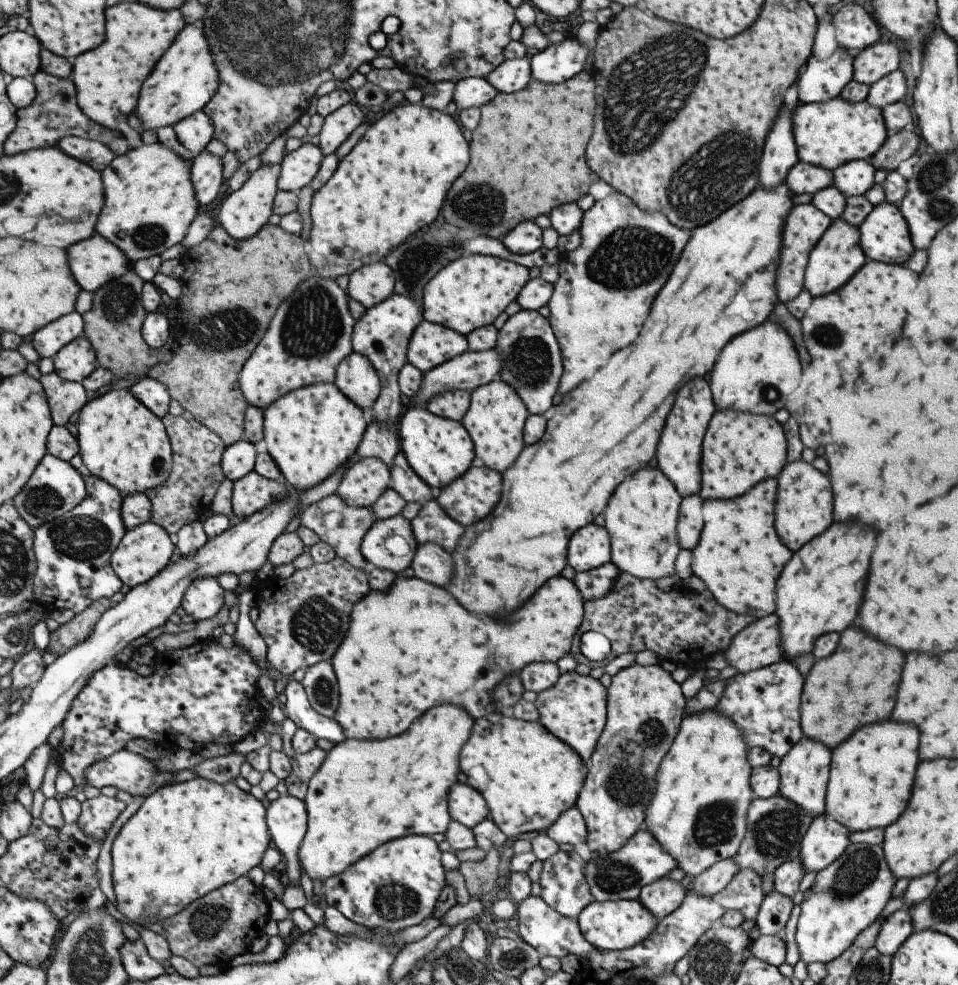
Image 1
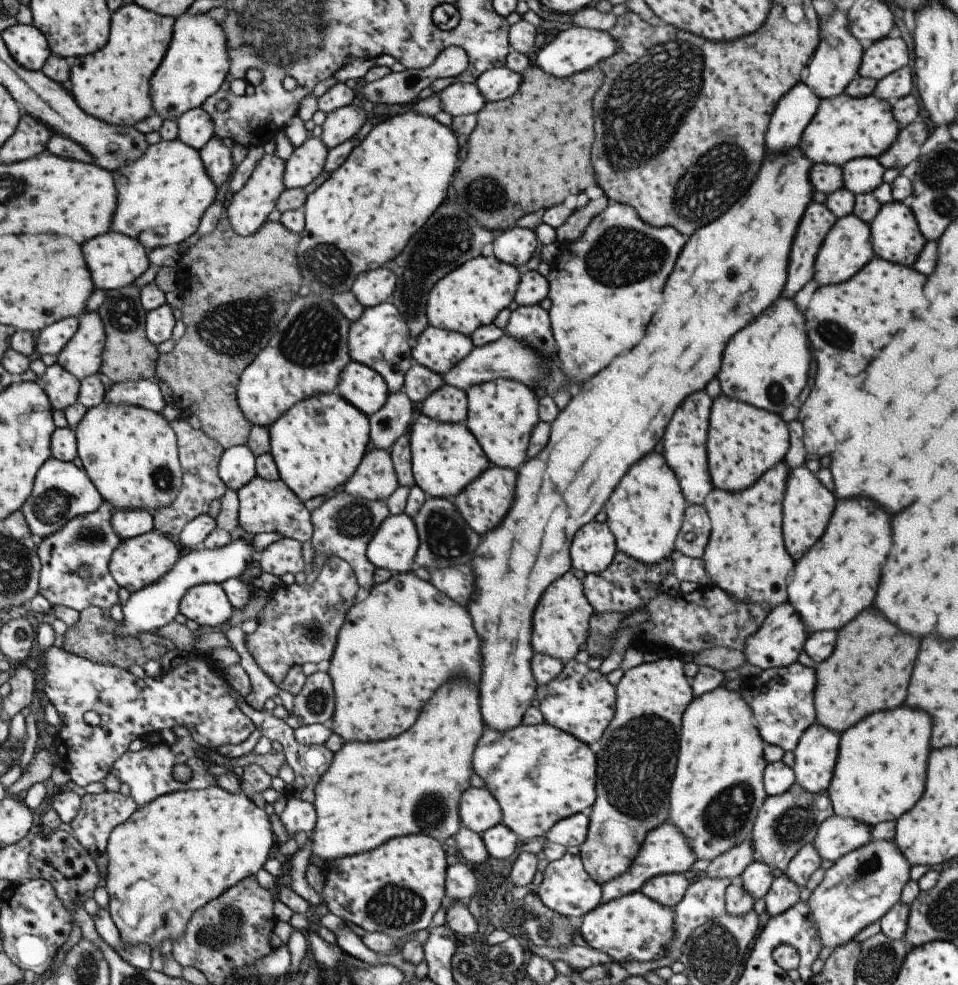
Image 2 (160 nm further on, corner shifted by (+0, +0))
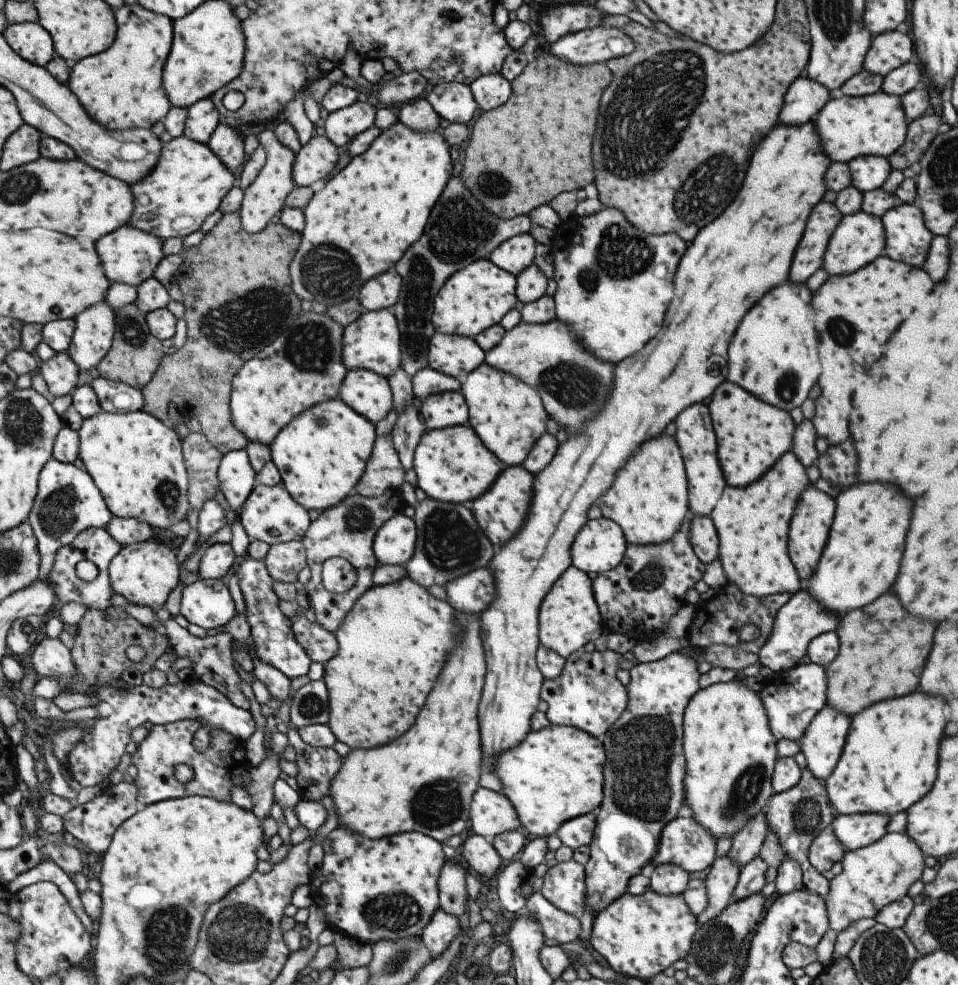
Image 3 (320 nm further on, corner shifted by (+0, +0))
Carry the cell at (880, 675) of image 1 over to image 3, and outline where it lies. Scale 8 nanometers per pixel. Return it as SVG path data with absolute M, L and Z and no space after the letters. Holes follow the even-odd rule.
M893 592L879 596L863 608L847 611L834 630L839 641L837 656L824 667L826 704L851 718L873 702L917 690L919 672L931 650L933 630L935 622L907 616ZM867 624L875 630L867 630Z

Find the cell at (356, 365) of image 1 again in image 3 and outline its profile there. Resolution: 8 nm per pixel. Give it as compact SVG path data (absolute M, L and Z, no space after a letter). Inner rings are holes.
M367 369L348 370L339 385L338 398L374 425L393 406L387 379Z

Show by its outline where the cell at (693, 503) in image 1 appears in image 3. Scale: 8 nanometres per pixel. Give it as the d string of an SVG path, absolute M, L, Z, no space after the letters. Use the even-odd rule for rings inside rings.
M708 516L691 517L688 537L695 556L704 565L718 558L718 536Z

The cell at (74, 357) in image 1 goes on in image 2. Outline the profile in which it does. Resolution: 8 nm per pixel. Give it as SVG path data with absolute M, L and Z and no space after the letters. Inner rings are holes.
M85 311L71 342L57 355L59 363L81 380L102 370L107 342L106 324L99 311Z

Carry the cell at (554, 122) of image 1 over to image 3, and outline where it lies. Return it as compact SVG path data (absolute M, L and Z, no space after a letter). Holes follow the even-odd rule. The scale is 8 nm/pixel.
M541 50L526 58L523 72L511 80L511 88L515 90L511 92L509 100L491 112L483 111L473 122L464 161L457 170L469 192L497 219L528 215L539 204L547 205L559 192L579 190L593 182L591 136L595 128L599 96L603 88L607 88L611 72L605 64L575 66Z

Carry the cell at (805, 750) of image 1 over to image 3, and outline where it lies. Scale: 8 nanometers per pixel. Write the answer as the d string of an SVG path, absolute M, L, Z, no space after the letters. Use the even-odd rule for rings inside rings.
M827 704L823 705L823 708L811 719L801 738L799 738L798 743L800 744L800 751L805 757L806 767L814 777L824 782L831 774L845 744L849 725L850 716L835 710L835 708Z

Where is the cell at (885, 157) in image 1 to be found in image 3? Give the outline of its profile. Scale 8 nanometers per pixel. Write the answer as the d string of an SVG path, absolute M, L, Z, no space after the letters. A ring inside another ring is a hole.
M935 113L923 114L907 124L903 144L886 158L890 168L900 171L907 167L917 168L920 156L938 134L937 128L940 124L940 116Z

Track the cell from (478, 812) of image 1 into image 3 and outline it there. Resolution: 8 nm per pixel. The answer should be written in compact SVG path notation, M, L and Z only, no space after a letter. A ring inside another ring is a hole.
M478 786L469 806L467 833L482 836L487 842L505 831L521 829L515 809L500 792Z

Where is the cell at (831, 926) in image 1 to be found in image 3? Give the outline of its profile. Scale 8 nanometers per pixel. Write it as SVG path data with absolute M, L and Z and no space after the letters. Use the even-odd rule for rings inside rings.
M887 833L867 846L847 851L840 860L841 873L828 882L824 905L828 928L835 932L862 918L872 919L880 908L899 900L915 880L920 880L924 869L924 854L907 834Z

